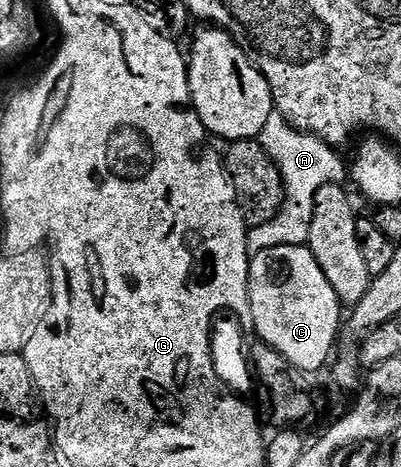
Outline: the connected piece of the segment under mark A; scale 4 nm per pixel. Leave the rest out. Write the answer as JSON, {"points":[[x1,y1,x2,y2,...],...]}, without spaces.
{"points":[[275,109,266,121,258,138,260,145,279,167,284,183,284,201,279,211,262,225,253,226,248,233,249,256,256,256,270,247,300,246,308,242,310,225,313,222,314,199,326,185,345,184,348,179,348,165,337,154,333,146,312,133,293,127]]}

